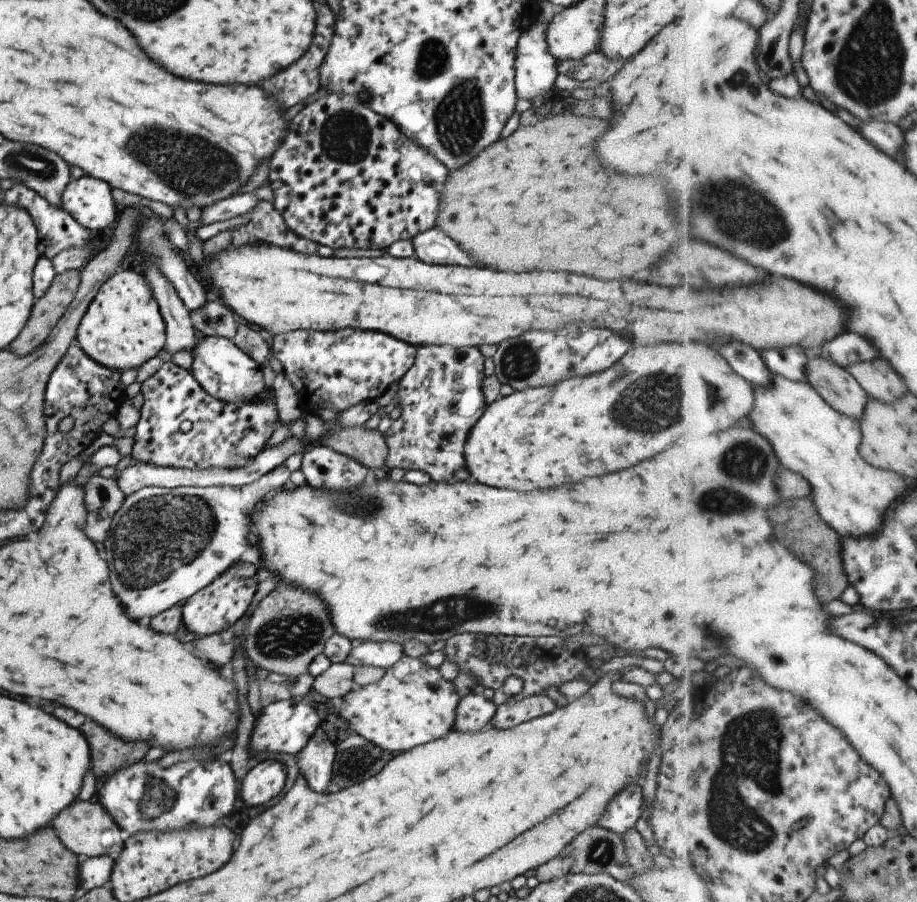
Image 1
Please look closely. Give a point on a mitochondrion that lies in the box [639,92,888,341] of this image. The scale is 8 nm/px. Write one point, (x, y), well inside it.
(747, 218)

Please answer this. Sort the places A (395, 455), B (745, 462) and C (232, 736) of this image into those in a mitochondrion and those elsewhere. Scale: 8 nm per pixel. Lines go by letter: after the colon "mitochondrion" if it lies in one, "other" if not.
A: other
B: mitochondrion
C: other

